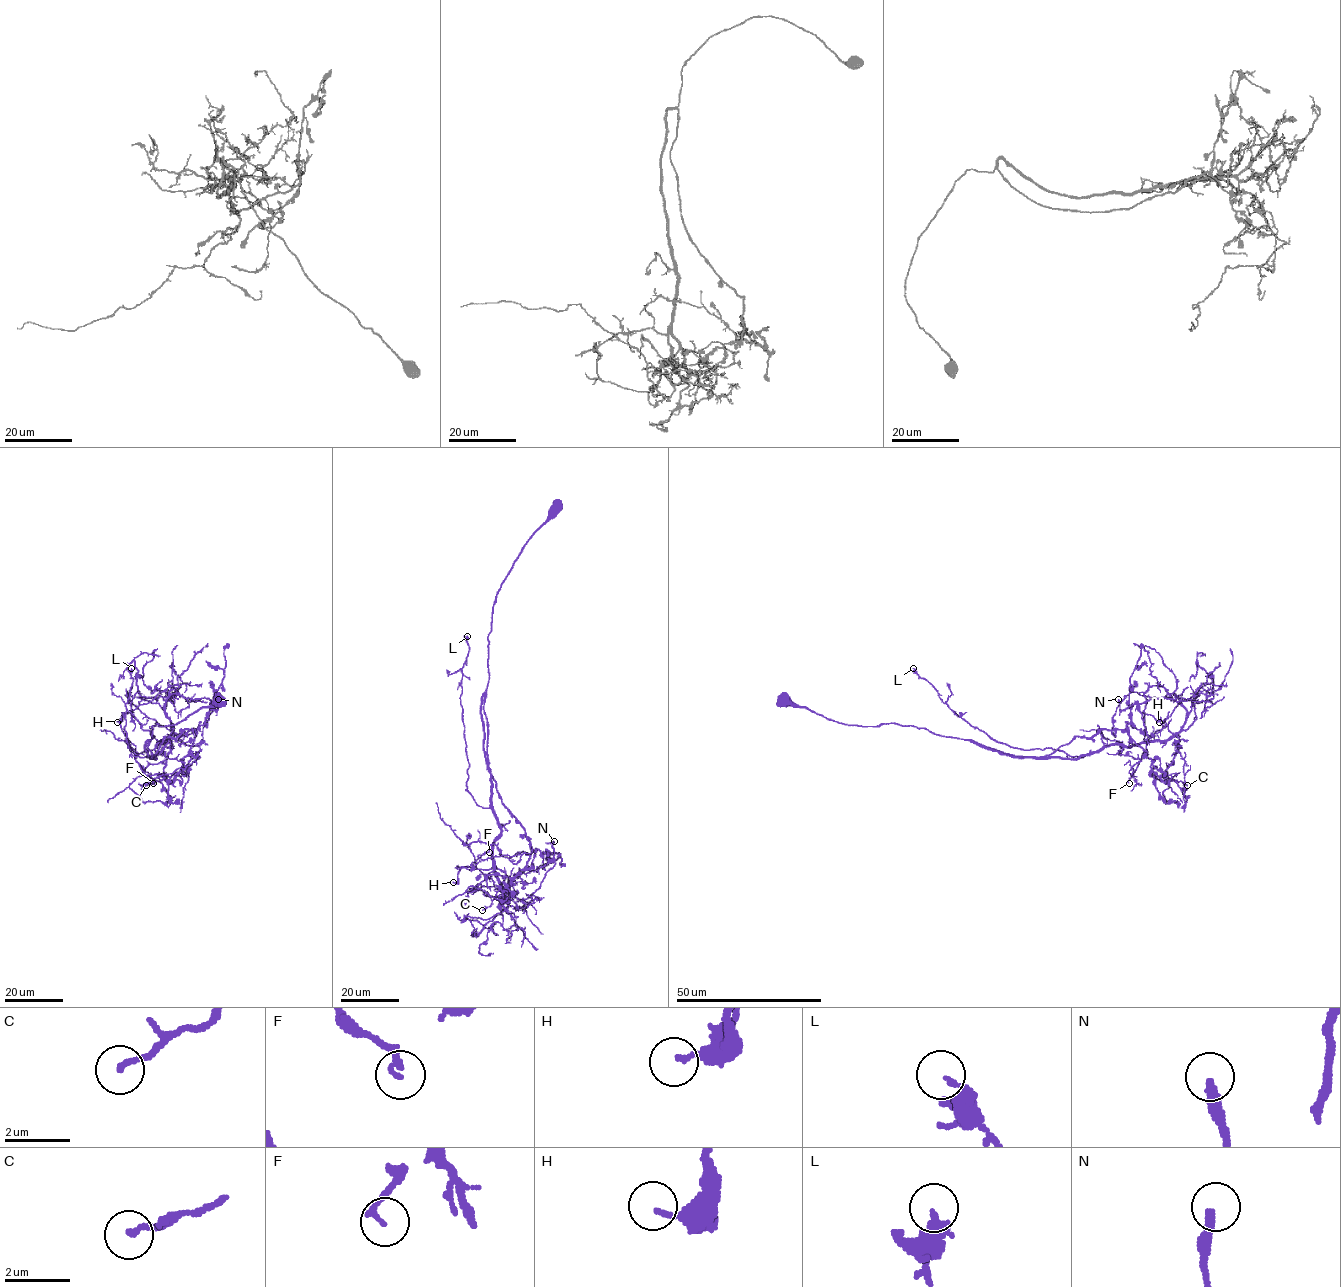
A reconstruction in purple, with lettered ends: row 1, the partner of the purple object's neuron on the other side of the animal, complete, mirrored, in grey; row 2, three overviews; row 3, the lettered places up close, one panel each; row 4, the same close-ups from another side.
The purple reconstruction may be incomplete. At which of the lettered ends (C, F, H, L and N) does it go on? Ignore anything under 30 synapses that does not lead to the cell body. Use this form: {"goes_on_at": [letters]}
{"goes_on_at": []}

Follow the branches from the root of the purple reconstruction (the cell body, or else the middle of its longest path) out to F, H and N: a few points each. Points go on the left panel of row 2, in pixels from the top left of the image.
F: (220, 702), (153, 725), (156, 758), (172, 734), (164, 705), (172, 686), (122, 716), (153, 783)
H: (220, 702), (153, 725), (156, 758), (172, 734), (164, 705), (172, 686), (117, 722)
N: (220, 702), (153, 725), (151, 758), (172, 734), (171, 694), (214, 700), (216, 711), (218, 699)

